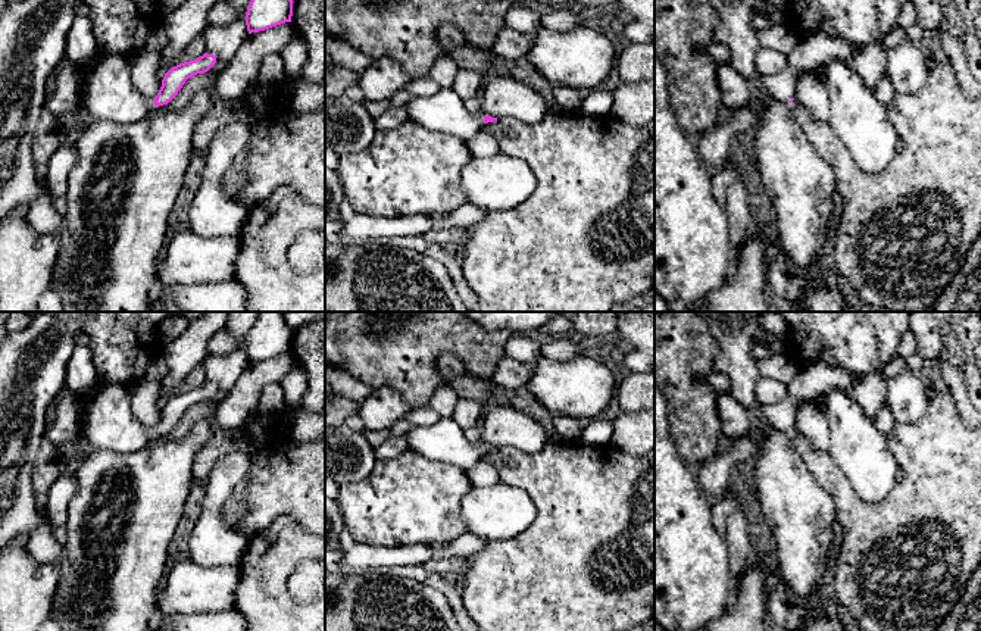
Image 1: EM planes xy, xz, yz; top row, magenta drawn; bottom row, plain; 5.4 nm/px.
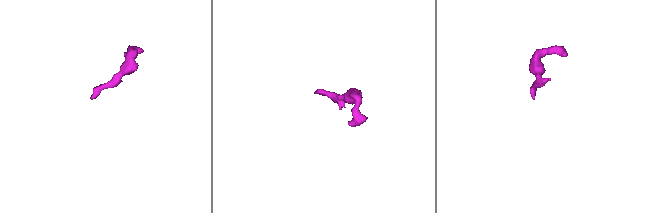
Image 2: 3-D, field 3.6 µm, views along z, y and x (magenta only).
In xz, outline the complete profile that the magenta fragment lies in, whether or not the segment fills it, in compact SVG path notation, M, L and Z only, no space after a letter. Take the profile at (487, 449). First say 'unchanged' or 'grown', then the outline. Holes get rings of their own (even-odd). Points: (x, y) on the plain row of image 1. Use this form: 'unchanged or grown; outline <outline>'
grown; outline M441 416L429 427L413 425L406 438L410 450L465 471L471 469L484 453L497 450L497 447L471 443L465 437L463 428L452 416Z

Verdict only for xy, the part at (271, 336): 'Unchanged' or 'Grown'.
Unchanged

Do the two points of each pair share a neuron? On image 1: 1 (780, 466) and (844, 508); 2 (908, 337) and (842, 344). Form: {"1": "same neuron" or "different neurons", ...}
{"1": "different neurons", "2": "different neurons"}

